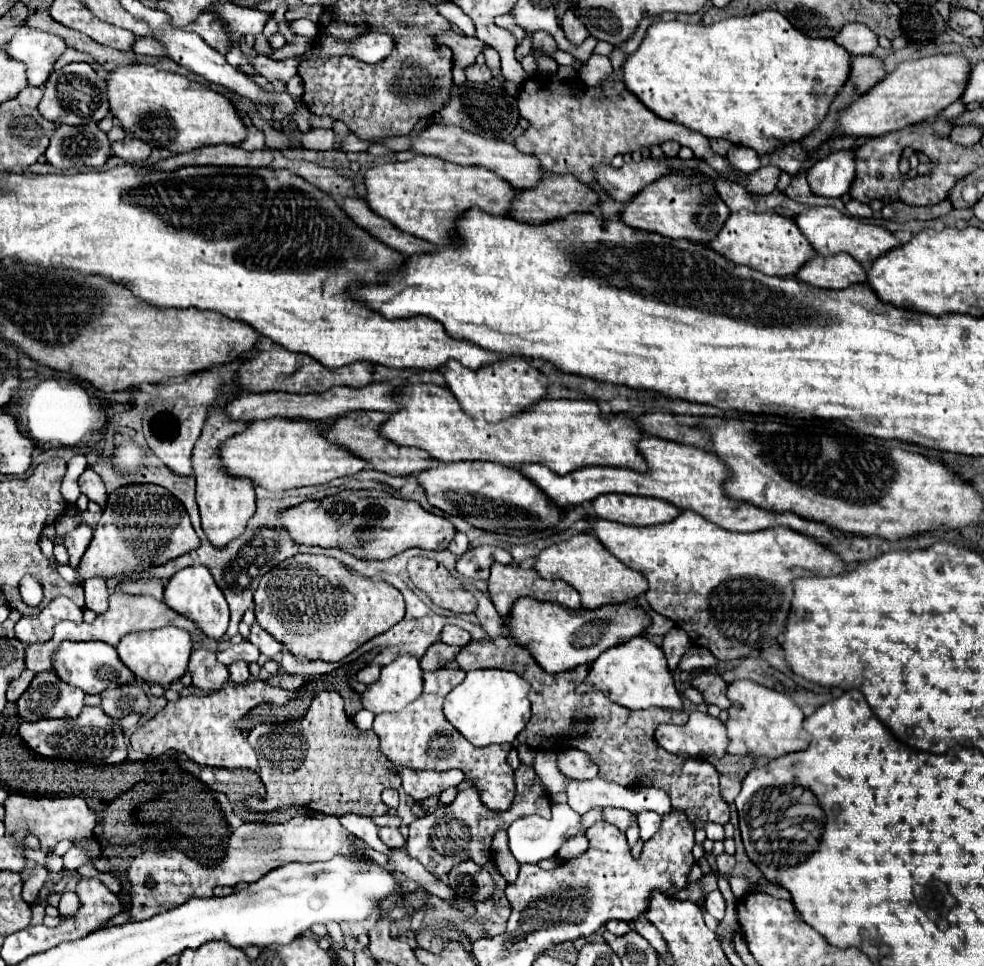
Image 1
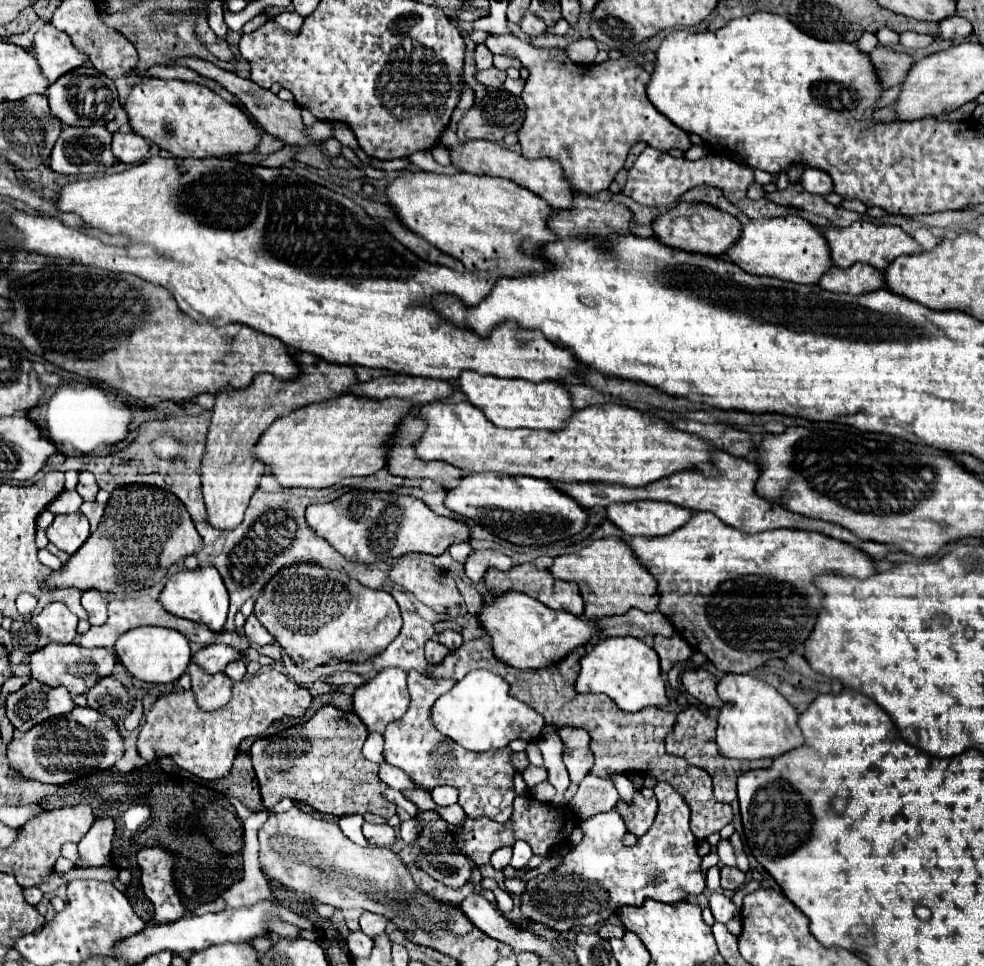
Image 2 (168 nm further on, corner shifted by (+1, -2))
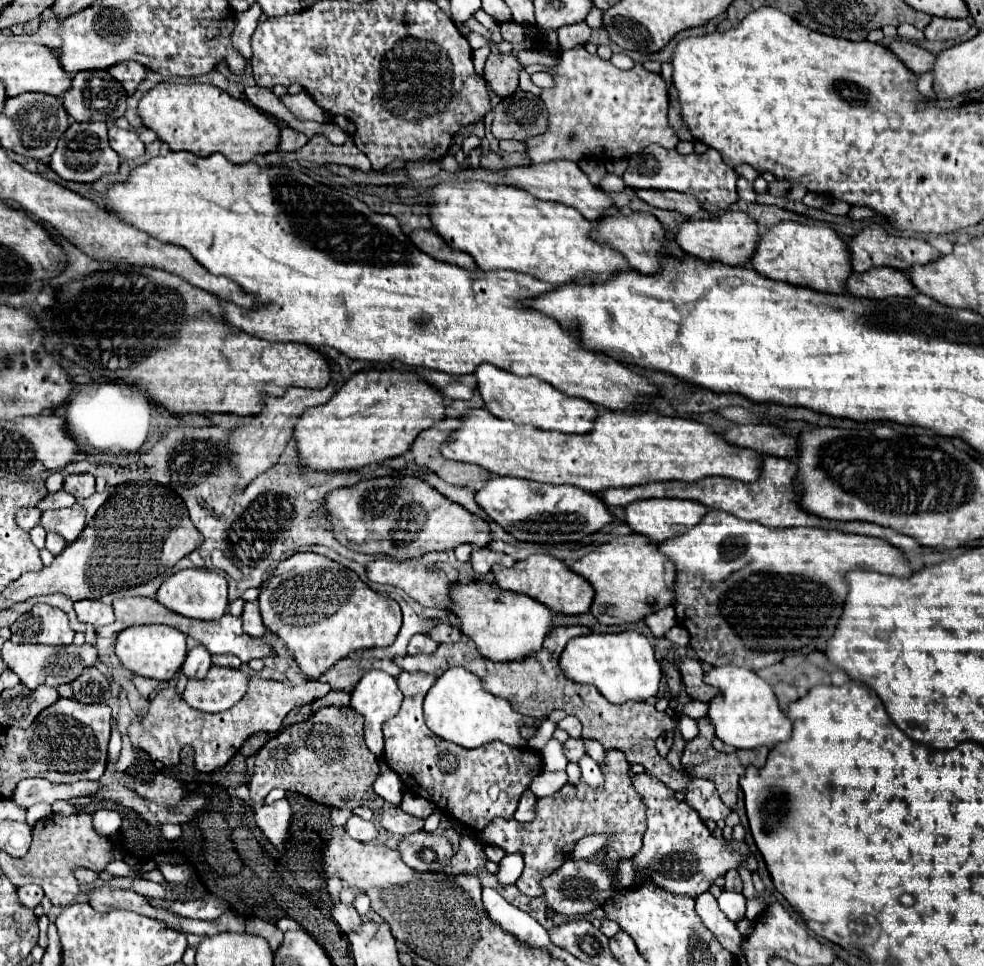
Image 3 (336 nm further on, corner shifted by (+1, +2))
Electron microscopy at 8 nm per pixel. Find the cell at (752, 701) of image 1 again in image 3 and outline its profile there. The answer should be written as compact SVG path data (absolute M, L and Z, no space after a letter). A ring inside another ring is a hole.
M721 665L705 673L705 683L719 689L717 699L709 701L707 715L711 717L715 733L723 743L737 749L757 749L763 745L773 747L781 741L791 739L791 719L781 711L773 687L753 671L737 665Z

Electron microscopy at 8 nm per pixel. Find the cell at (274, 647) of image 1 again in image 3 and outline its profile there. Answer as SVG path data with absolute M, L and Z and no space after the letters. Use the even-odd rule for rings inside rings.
M245 603L245 609L243 609L243 631L247 635L253 635L253 637L263 637L267 633L263 621L261 621L261 613L259 613L259 605L257 603Z

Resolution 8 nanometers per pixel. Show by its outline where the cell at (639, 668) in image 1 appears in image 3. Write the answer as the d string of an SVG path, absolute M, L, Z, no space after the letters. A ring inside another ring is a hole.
M637 631L589 633L571 639L561 655L561 667L571 681L595 685L599 693L615 705L627 701L647 701L659 693L661 667L653 655L649 639Z

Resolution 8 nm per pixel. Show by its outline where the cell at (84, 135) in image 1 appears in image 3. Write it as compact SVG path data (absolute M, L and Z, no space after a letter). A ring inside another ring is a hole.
M71 123L65 135L61 135L55 153L51 155L51 169L65 181L91 183L103 177L105 173L115 173L121 165L121 157L107 143L107 125L105 123Z

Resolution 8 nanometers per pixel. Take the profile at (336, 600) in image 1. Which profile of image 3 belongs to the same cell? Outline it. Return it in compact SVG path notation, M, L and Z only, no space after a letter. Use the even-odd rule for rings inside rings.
M295 553L293 557L281 561L273 575L259 587L257 601L265 627L283 639L295 663L309 679L319 677L335 661L353 651L391 645L401 627L401 607L395 599L379 595L377 591L369 589L351 569L315 553Z

